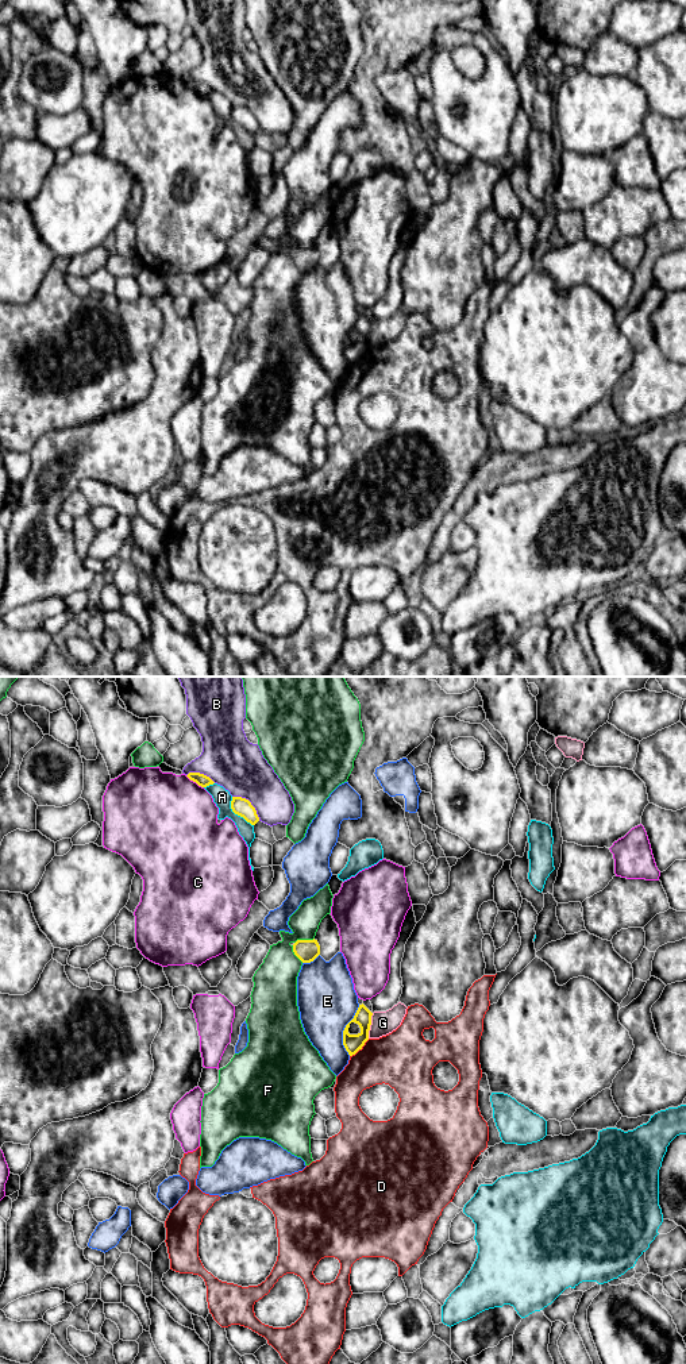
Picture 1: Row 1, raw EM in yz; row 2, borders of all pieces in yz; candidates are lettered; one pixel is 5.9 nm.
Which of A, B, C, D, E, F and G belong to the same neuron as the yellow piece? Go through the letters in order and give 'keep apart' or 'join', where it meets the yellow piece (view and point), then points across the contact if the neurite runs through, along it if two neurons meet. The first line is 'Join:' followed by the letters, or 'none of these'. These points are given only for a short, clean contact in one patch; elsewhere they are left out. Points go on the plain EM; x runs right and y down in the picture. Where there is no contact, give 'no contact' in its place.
Join: none of these
A: keep apart | yz (236, 122)
B: keep apart | yz (250, 111)
C: keep apart | yz (195, 89)
D: keep apart | yz (359, 357)
E: keep apart | yz (343, 339)
F: keep apart | yz (304, 249)
G: keep apart | yz (370, 332)

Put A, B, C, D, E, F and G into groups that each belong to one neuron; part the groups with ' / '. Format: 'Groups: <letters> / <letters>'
Groups: A / B / C / D / E / F / G

